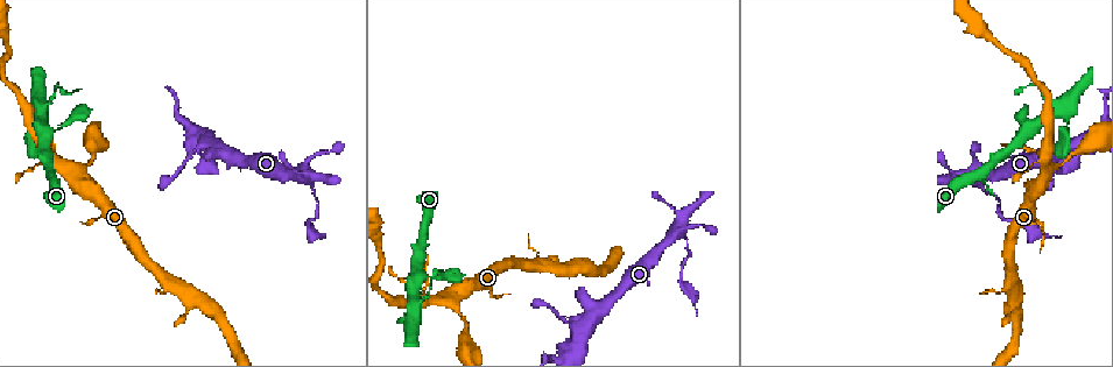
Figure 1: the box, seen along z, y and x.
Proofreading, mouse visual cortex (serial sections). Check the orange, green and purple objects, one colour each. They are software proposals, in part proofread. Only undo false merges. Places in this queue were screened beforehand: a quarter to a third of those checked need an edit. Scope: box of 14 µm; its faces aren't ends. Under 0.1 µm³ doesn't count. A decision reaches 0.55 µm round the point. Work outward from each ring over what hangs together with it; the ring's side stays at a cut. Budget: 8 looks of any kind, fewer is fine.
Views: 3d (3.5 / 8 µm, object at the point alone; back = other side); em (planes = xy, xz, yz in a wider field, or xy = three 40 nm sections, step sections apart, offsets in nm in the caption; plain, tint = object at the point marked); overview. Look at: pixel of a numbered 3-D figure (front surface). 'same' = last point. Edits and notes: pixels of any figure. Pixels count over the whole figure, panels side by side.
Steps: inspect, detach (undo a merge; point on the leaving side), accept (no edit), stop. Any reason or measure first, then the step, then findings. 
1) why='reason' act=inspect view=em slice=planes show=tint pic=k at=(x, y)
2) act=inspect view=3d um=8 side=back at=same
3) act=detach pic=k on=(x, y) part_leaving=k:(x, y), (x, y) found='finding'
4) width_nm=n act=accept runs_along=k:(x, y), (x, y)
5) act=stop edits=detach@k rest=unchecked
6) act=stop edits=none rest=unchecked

why='narrows sharply' act=inspect view=3d um=8 pic=1 at=(1000, 201)

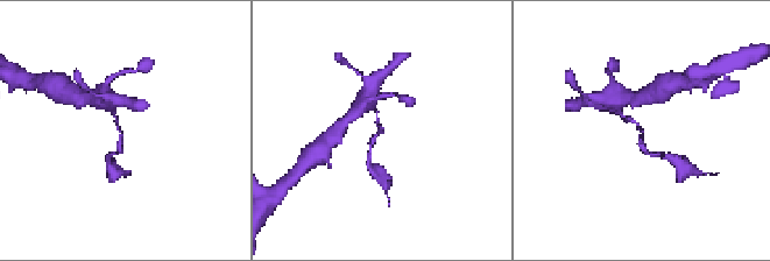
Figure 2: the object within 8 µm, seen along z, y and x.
why='closer look' act=inspect view=3d um=3.5 pic=2 at=(381, 129)

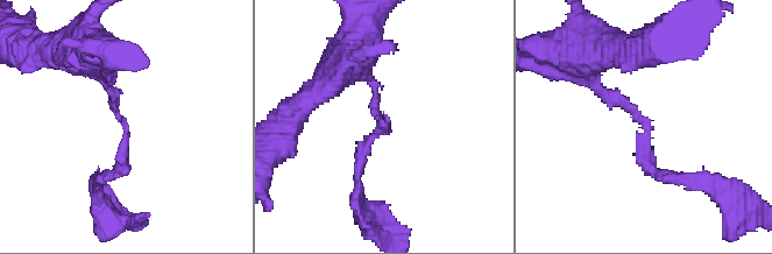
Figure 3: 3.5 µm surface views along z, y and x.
arm_widths_nm=150,200 act=inspect view=em slice=xy step=1 show=tint pic=3 at=(641, 115)

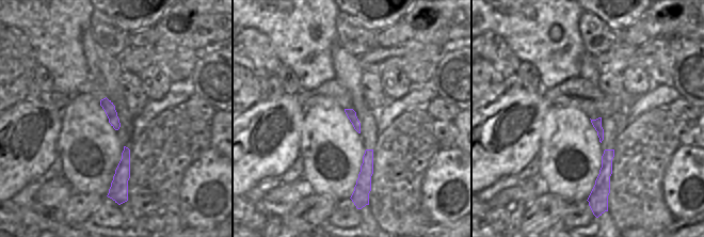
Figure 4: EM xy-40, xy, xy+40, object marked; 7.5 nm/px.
act=accept found='one cell here'

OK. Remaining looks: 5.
why='abrupt turn' act=inspect view=3d um=3.5 pic=1 at=(203, 145)

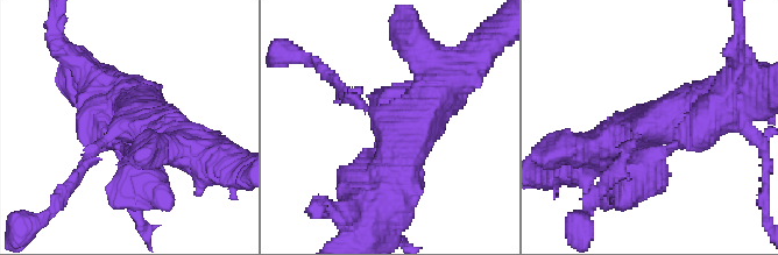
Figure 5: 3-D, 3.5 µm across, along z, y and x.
why='now the EM' act=inspect view=em slice=planes show=tint pic=5 at=(648, 128)

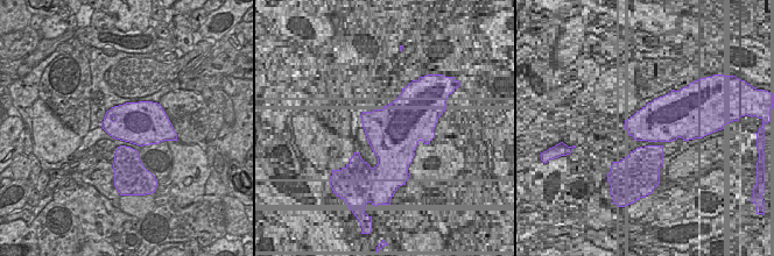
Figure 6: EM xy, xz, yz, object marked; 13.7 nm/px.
width_nm=650 act=accept runs_along=5:(453, 75), (403, 132), (386, 195) found='one cell here'

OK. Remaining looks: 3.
why='branch point' act=inspect view=3d um=3.5 pic=1 at=(76, 177)

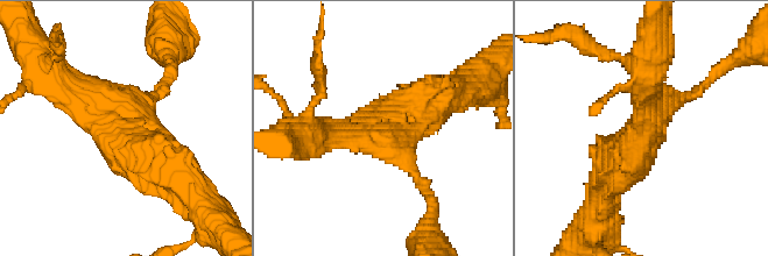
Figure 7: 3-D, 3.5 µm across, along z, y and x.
arms=3 arm_widths_nm=300,300,500 why='shape alone is not enough' act=inspect view=em slice=planes show=tint pic=7 at=(647, 135)

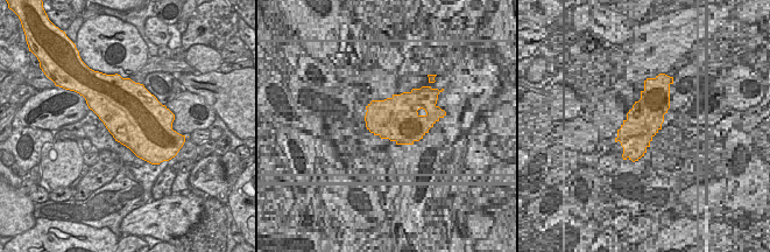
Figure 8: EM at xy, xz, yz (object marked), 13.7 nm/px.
act=accept runs_along=7:(180, 179), (122, 148), (69, 86) found='all the same cell'

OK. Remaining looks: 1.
act=stop edits=none rest=unchecked

